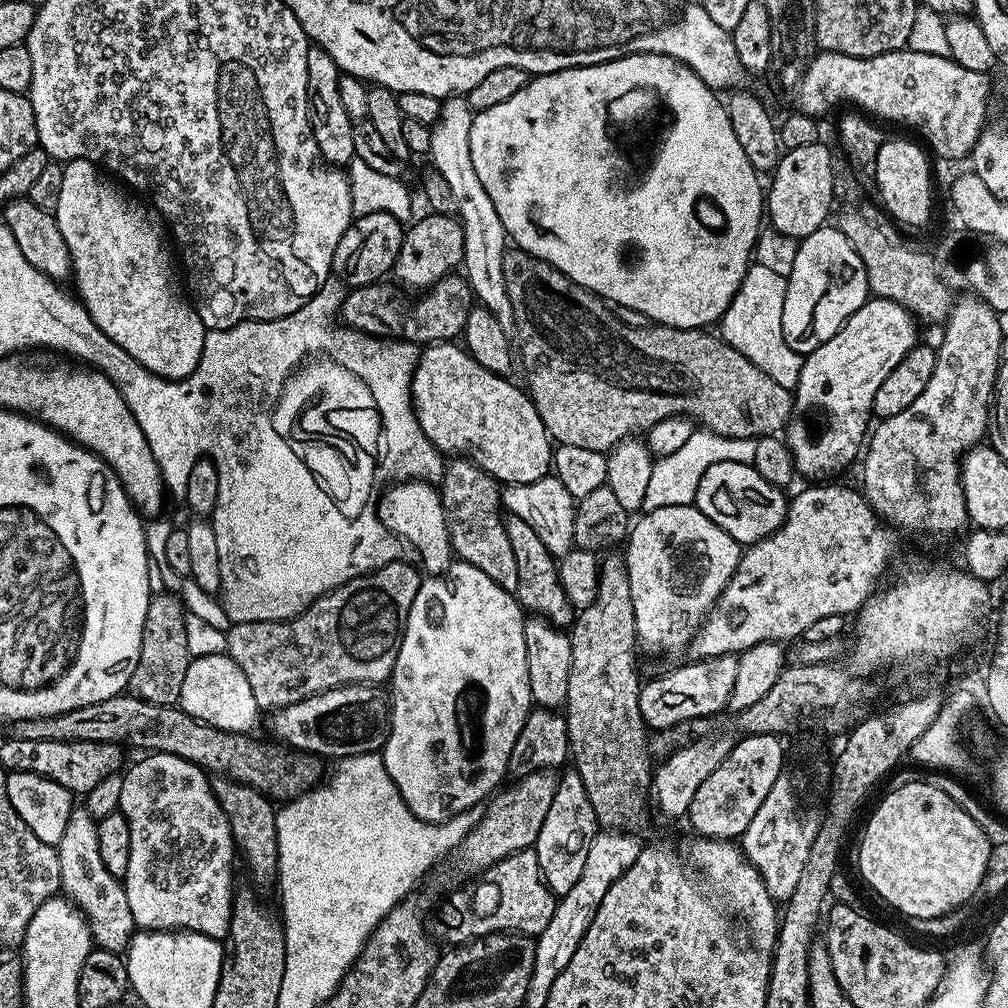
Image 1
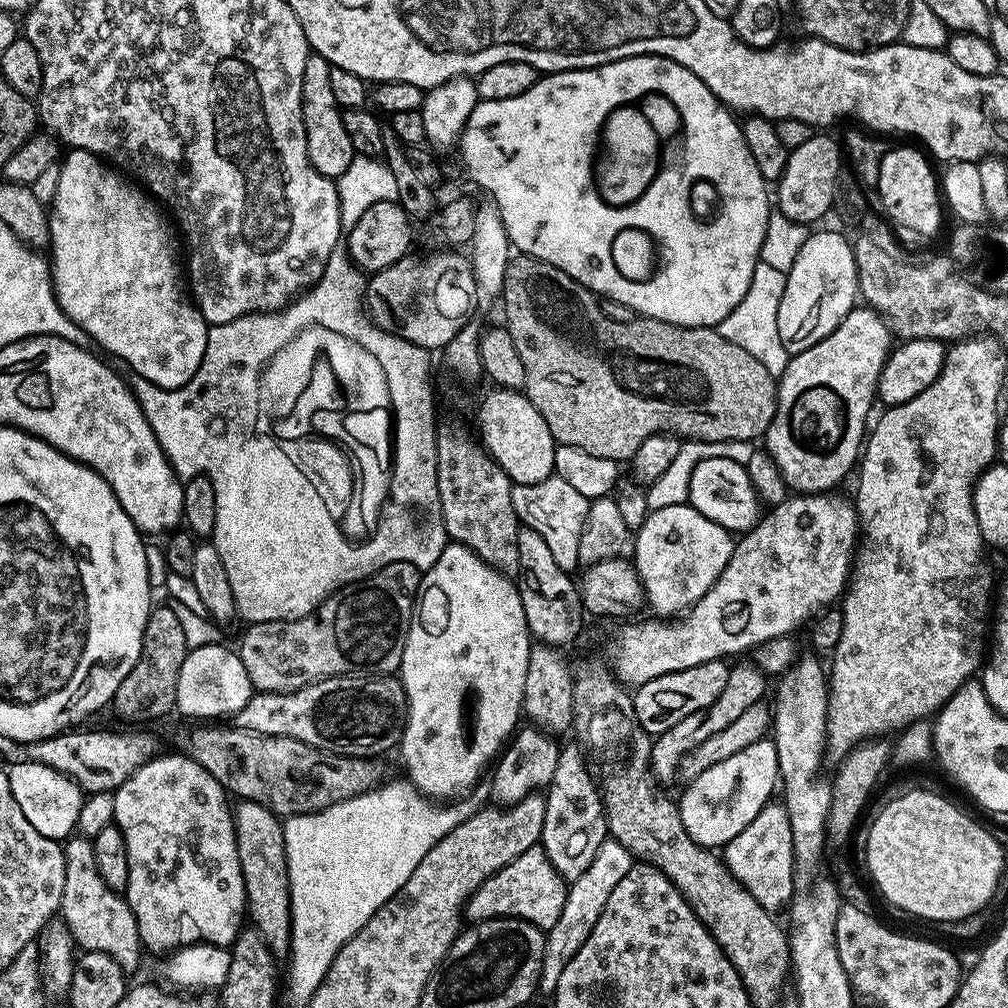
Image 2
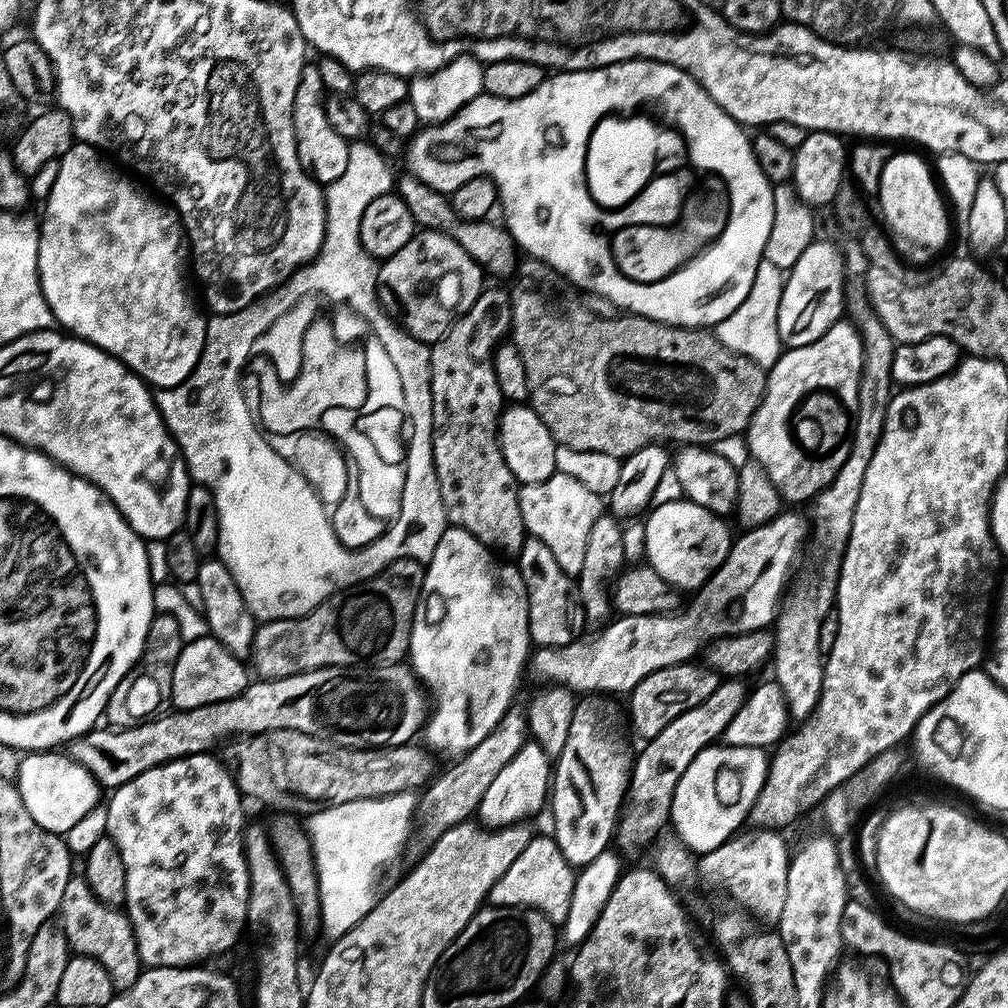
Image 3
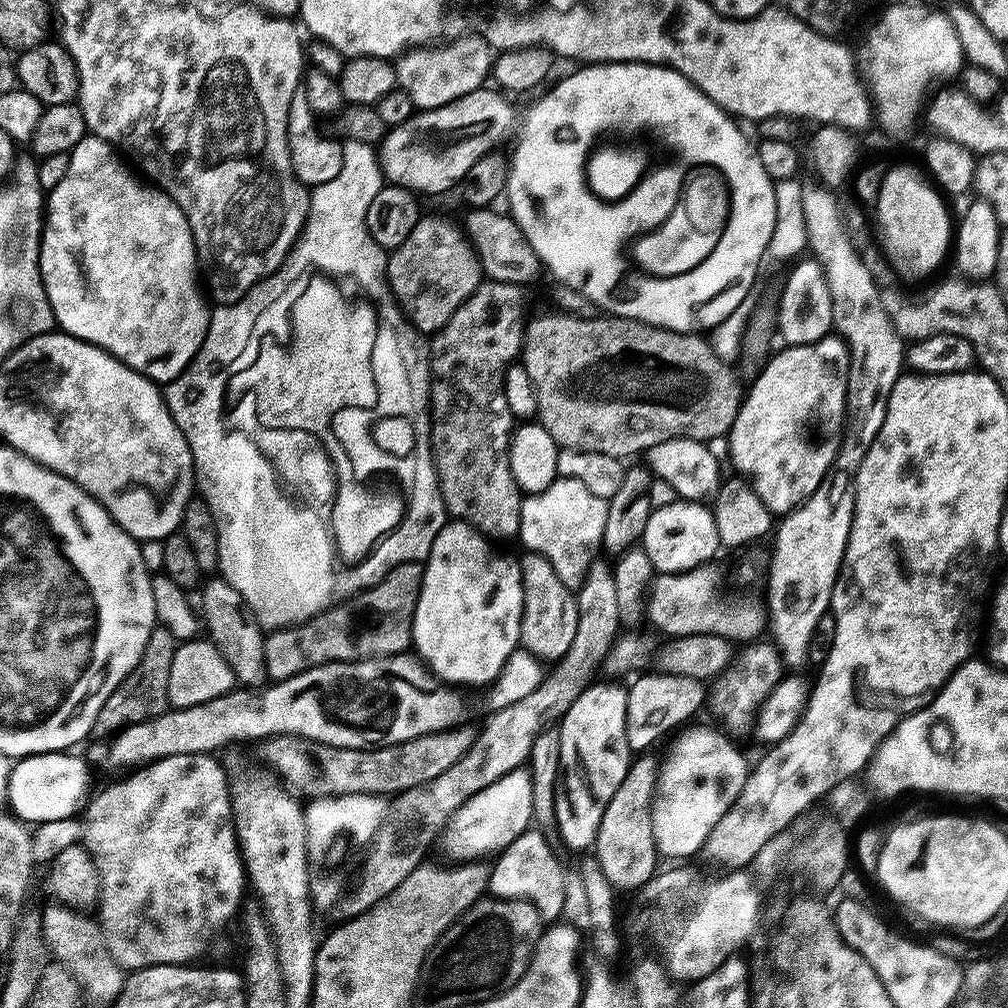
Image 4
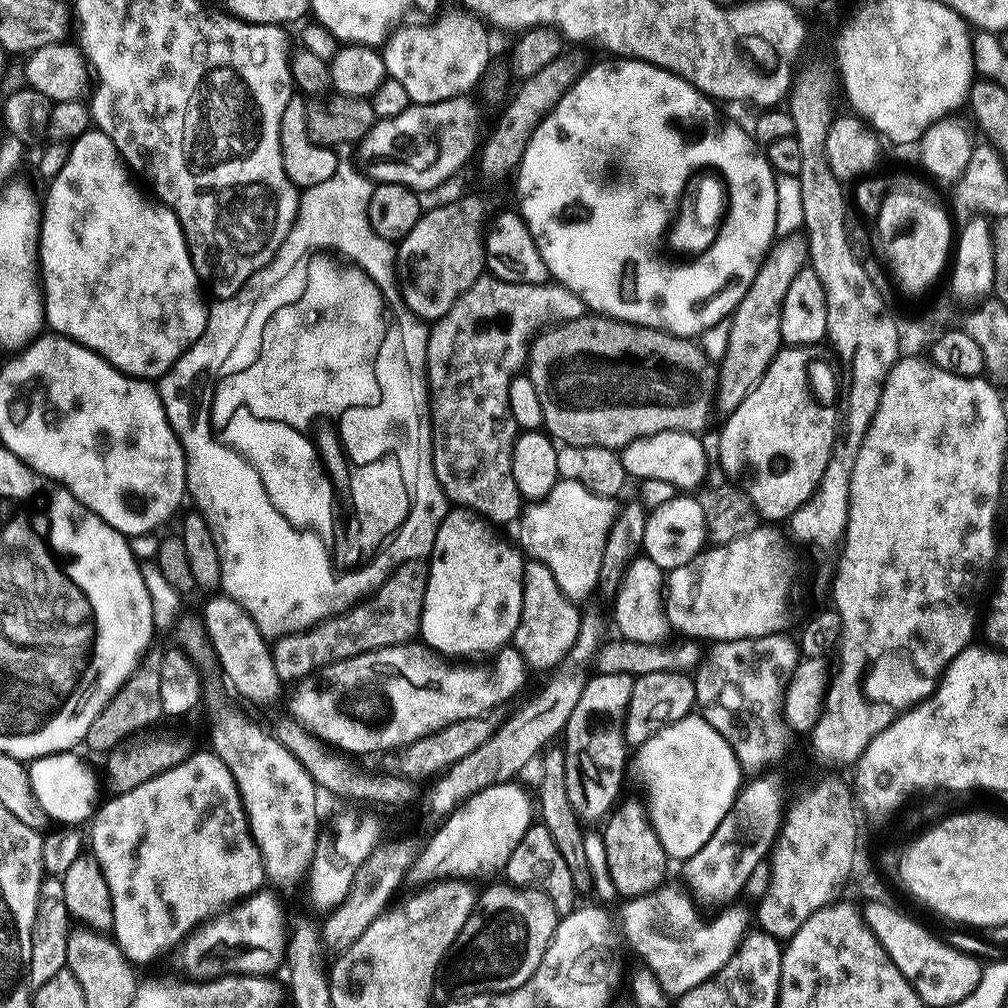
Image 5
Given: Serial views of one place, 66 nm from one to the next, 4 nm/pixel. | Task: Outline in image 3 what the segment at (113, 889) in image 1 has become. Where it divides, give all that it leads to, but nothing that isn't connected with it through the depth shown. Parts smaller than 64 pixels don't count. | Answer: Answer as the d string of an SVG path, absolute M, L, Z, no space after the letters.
M74 874L66 882L66 891L62 894L58 924L64 930L69 953L98 965L113 997L130 994L132 985L136 984L140 977L140 963L138 958L134 958L130 940L132 924L128 921L127 911L102 903L94 894L94 890L90 890L83 875Z

